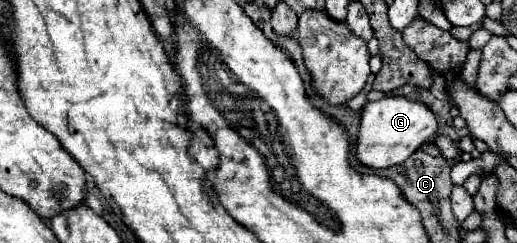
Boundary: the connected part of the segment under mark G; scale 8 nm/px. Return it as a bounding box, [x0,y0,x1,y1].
[356,95,438,169]

